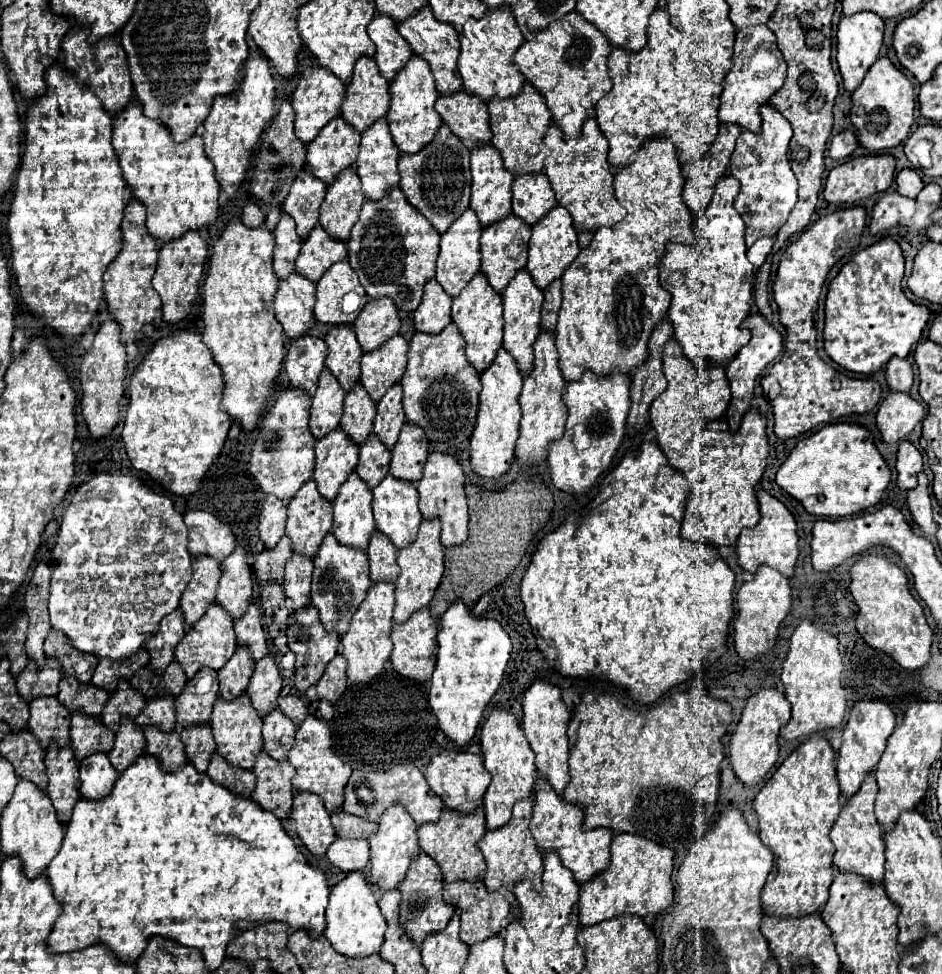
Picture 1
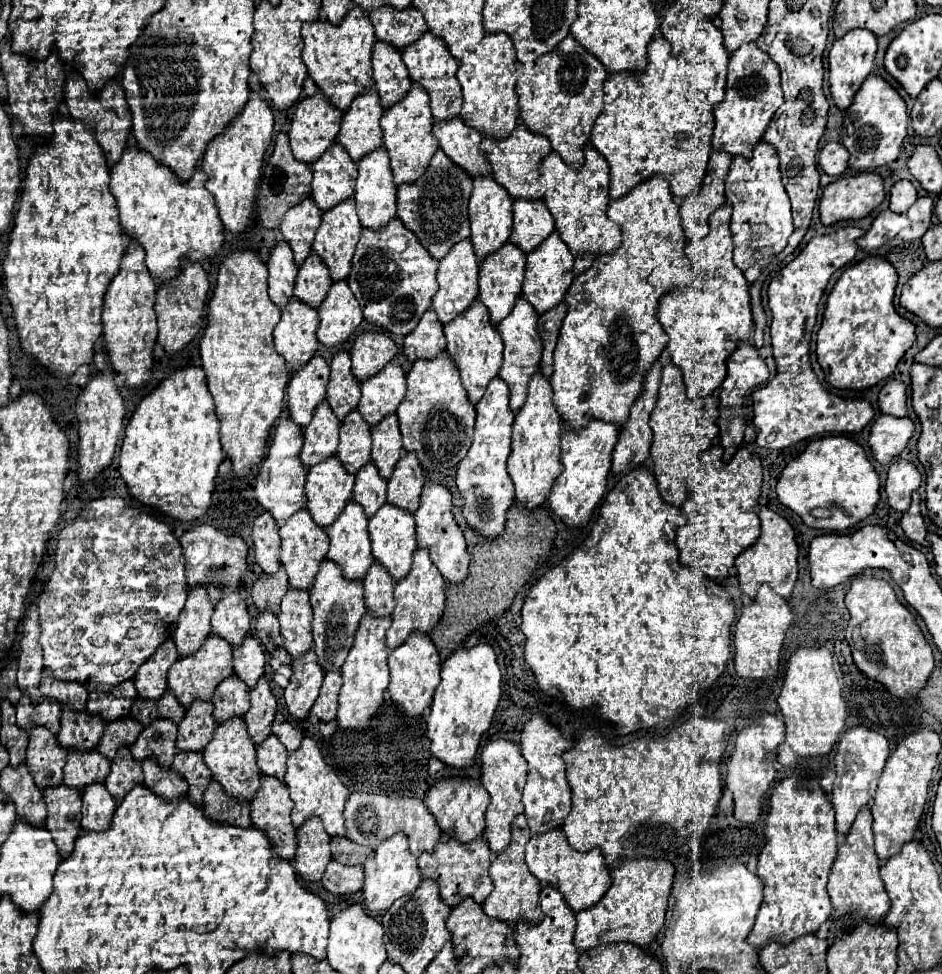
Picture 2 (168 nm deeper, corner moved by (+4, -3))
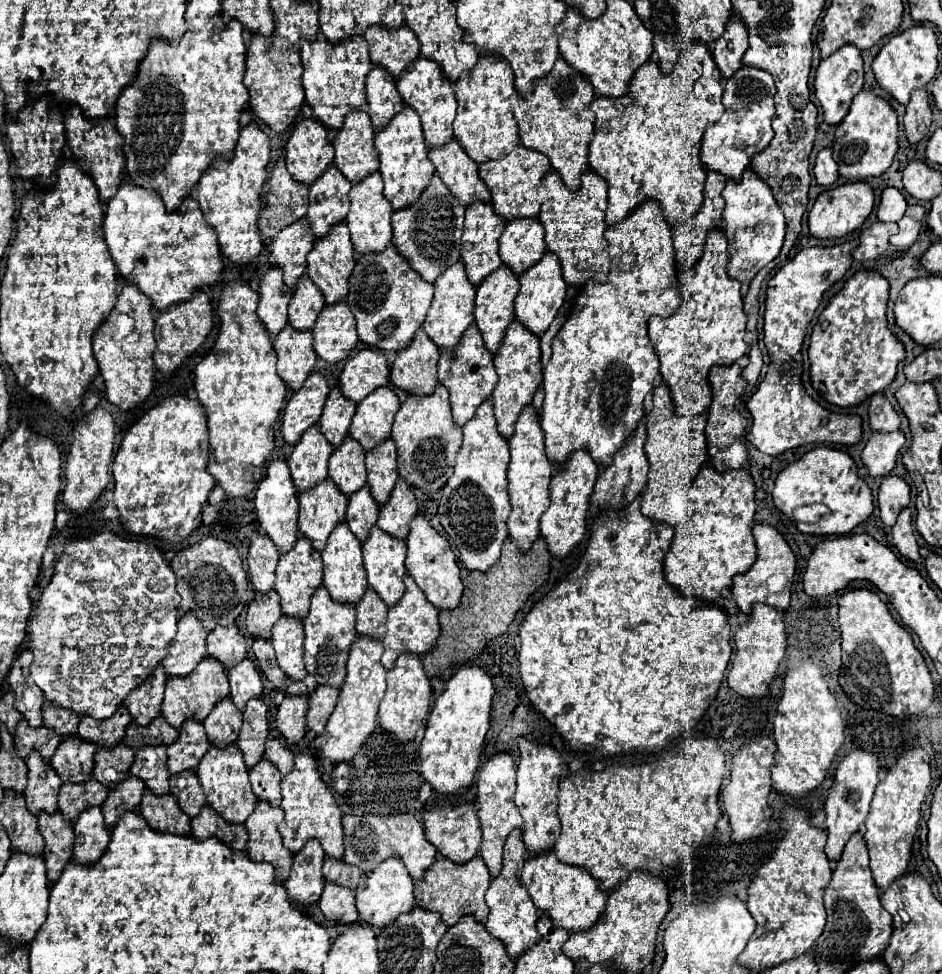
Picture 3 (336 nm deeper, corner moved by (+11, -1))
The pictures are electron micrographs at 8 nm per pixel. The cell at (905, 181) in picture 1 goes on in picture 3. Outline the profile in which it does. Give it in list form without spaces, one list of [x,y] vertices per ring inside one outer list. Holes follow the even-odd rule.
[[[885,188],[881,196],[881,204],[877,210],[877,218],[881,222],[897,222],[903,218],[907,210],[907,202],[897,188]]]

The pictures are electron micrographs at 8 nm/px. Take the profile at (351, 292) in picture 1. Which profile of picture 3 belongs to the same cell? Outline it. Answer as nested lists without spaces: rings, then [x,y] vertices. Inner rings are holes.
[[[343,302],[327,304],[313,326],[313,348],[317,356],[335,364],[355,348],[357,332],[355,332],[355,318],[349,306]]]

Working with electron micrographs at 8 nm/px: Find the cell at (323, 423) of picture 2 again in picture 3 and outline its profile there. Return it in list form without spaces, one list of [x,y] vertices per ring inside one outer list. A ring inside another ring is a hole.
[[[313,424],[313,428],[307,428],[301,440],[293,446],[293,452],[287,460],[291,478],[299,492],[327,478],[327,460],[331,452],[333,452],[333,446],[321,434],[319,424]]]

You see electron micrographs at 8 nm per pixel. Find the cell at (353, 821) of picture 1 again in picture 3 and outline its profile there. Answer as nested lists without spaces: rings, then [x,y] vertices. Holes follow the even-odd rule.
[[[325,856],[325,862],[323,862],[323,878],[325,880],[333,880],[337,884],[343,884],[343,886],[355,890],[357,886],[363,886],[365,874],[357,866],[345,864],[343,860],[337,860],[333,856]]]

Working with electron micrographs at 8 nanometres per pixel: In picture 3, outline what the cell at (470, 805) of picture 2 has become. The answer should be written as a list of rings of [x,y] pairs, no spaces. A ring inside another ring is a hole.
[[[471,802],[463,804],[433,804],[429,812],[423,814],[423,824],[425,824],[425,836],[429,842],[449,860],[453,862],[465,862],[471,860],[473,856],[479,854],[479,844],[481,844],[481,826],[479,826],[479,816],[477,810]]]

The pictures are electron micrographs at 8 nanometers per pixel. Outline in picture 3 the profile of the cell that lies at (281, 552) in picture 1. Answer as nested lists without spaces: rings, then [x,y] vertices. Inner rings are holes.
[[[265,592],[257,594],[255,600],[247,606],[247,630],[253,638],[271,638],[271,628],[281,616],[279,608],[279,596],[277,592]]]

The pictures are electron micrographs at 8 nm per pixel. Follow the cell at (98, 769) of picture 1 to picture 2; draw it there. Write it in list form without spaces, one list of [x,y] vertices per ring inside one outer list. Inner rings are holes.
[[[92,784],[82,792],[82,830],[102,832],[108,830],[116,800],[108,794],[104,784]]]

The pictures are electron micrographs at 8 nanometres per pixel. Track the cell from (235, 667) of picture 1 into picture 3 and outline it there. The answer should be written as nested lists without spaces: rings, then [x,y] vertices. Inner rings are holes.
[[[227,696],[225,700],[219,700],[215,704],[213,712],[205,718],[203,726],[207,730],[209,742],[215,746],[223,746],[237,740],[241,722],[243,722],[243,712]]]

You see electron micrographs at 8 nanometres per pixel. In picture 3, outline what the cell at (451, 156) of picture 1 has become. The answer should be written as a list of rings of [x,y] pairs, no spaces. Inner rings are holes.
[[[437,172],[435,176],[431,176],[429,186],[425,188],[425,192],[421,192],[415,204],[393,212],[391,216],[393,244],[411,262],[413,270],[417,270],[423,276],[423,280],[435,282],[435,278],[443,270],[447,270],[451,264],[459,260],[463,214],[465,214],[465,206],[453,194],[449,194],[449,188],[445,188]]]

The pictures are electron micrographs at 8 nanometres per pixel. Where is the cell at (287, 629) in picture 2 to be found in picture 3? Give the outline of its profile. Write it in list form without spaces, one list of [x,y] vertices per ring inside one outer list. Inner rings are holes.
[[[281,616],[273,626],[271,642],[281,670],[293,680],[303,680],[307,674],[303,662],[303,620],[297,616]]]

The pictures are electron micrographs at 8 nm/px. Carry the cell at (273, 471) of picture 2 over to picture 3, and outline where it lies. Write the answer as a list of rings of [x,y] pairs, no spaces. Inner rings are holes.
[[[281,456],[281,458],[269,462],[267,474],[259,482],[257,492],[255,492],[257,522],[265,530],[265,534],[275,542],[275,546],[279,548],[279,552],[291,550],[293,544],[295,544],[295,540],[297,540],[297,512],[299,512],[297,488],[295,488],[293,480],[291,480],[291,472],[289,472],[287,460]]]

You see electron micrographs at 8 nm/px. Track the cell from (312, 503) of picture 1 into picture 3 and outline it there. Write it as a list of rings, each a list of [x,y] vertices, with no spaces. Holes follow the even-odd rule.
[[[299,536],[295,546],[279,556],[277,564],[277,580],[275,580],[275,590],[281,596],[281,610],[287,616],[297,616],[303,618],[309,612],[309,598],[315,592],[317,584],[323,582],[323,562],[321,554],[311,546],[311,540],[305,536]]]

